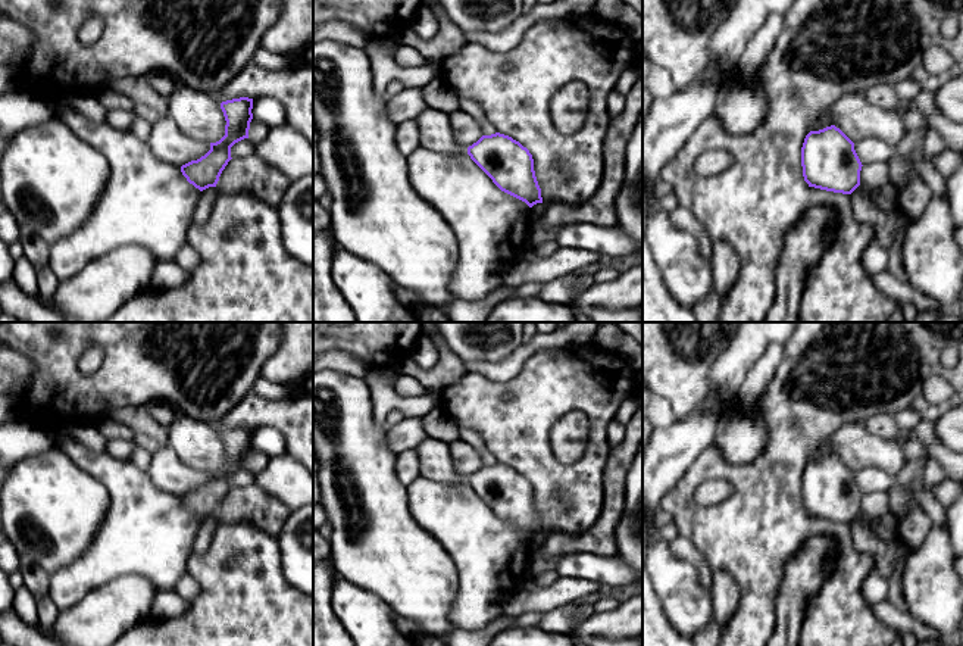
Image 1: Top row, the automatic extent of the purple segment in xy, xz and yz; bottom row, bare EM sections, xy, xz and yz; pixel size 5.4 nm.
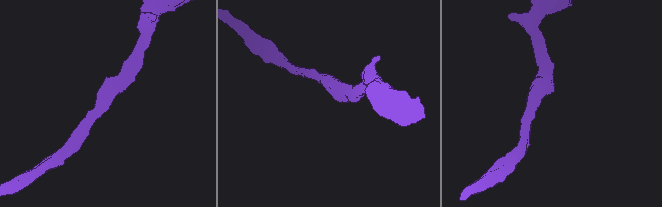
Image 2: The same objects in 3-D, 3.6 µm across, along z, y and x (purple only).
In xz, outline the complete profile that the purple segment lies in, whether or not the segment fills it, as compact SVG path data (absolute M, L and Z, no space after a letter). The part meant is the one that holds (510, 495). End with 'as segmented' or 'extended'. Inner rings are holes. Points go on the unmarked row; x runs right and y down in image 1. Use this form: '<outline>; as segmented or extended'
M500 462L482 465L468 484L501 521L529 537L543 533L532 484L519 471Z; as segmented

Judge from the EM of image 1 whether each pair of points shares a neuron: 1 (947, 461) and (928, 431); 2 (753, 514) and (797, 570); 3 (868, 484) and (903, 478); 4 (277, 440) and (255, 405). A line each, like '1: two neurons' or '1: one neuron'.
1: one neuron
2: two neurons
3: one neuron
4: two neurons

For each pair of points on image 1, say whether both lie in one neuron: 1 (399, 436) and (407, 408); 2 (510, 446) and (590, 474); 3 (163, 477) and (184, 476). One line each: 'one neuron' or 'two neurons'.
1: two neurons
2: one neuron
3: one neuron

